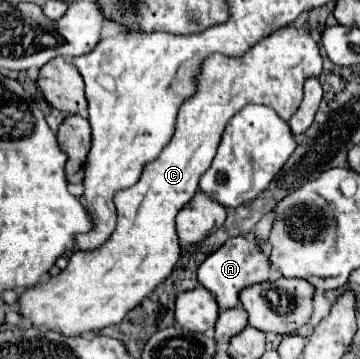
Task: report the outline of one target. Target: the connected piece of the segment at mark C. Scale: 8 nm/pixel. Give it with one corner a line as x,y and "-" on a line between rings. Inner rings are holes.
286,27
278,29
274,37
266,37
266,41
260,41
246,53
246,57
234,61
222,55
210,55
204,65
202,73
198,75
198,91
190,101
186,101
176,119
176,133
172,141
162,149
156,161
146,165
142,171
142,177
136,185
128,189
120,189
114,195
114,205
118,211
118,227
112,233
110,241
102,249
94,251
74,251
66,269
60,271
58,277
50,277
48,283
36,285
20,293
18,297
18,313
28,319
34,327
48,327
56,329
66,337
78,337
88,331
98,331
108,325
118,325
128,311
132,311
136,305
144,301
146,295
150,295
160,283
164,283
174,265
180,259
180,245
178,245
178,235
176,235
176,225
174,219
178,211
198,193
198,181
200,177
208,171
216,147
220,143
220,137
226,129
226,123
246,105
258,103
258,105
268,105
274,111
280,113
284,121
288,121
300,101
302,101
302,85
308,77
318,77
322,71
322,57
318,51
318,43
312,39
308,29
296,29
296,27

